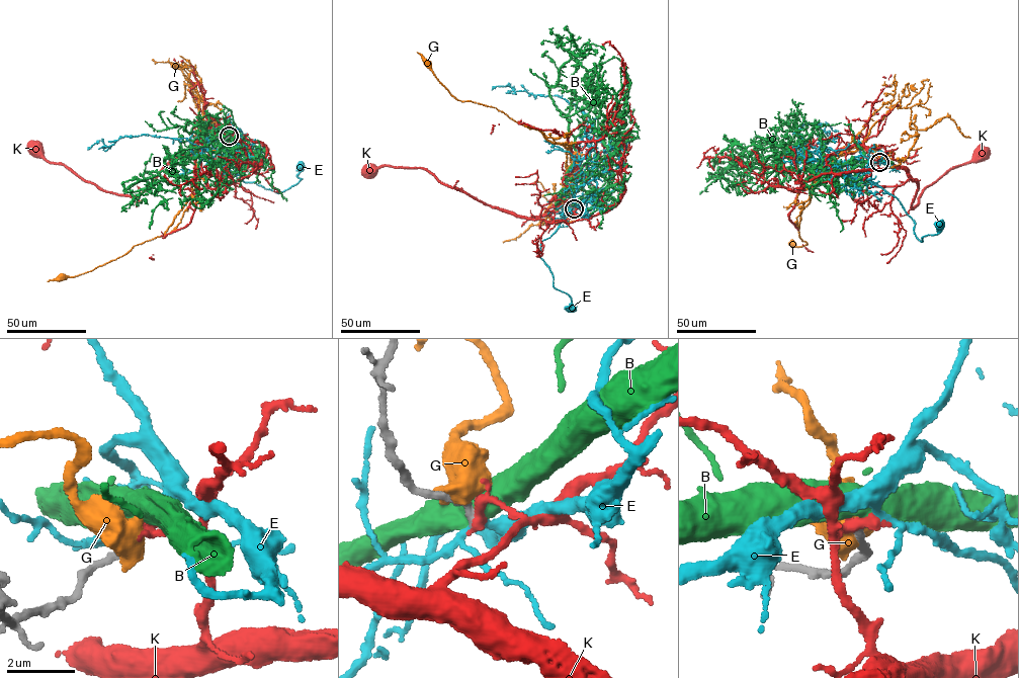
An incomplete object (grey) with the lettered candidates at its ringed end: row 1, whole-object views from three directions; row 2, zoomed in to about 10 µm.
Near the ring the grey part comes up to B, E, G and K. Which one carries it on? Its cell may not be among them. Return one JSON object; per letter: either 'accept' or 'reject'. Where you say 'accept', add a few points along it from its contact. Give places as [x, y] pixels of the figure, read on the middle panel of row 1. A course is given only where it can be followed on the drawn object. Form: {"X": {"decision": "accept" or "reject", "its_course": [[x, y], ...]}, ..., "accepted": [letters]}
{"B": {"decision": "reject"}, "E": {"decision": "accept", "its_course": [[574, 208], [585, 201], [570, 209], [541, 241], [539, 254], [553, 286], [571, 299], [566, 307], [572, 308]]}, "G": {"decision": "reject"}, "K": {"decision": "reject"}, "accepted": ["E"]}

